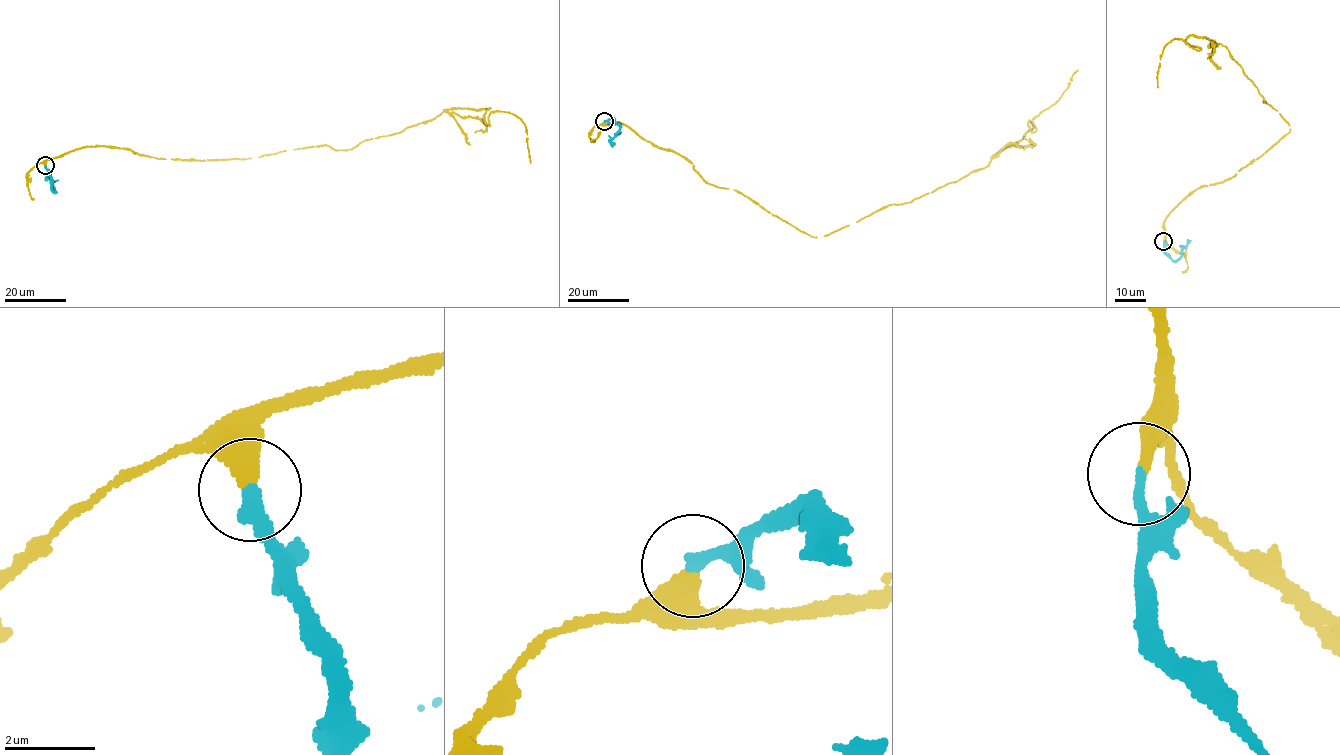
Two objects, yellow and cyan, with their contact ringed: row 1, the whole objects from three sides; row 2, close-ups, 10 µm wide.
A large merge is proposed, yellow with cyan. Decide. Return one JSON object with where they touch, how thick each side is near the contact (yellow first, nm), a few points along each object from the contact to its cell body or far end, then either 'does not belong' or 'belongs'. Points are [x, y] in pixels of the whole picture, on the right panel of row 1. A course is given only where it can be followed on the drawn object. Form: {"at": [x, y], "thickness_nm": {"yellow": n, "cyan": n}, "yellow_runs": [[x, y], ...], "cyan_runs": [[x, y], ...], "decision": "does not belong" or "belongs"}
{"at": [1163, 241], "thickness_nm": {"yellow": 340, "cyan": 280}, "yellow_runs": [[1163, 241], [1182, 199], [1290, 130], [1206, 37], [1186, 40], [1199, 50], [1168, 43], [1157, 87]], "cyan_runs": [[1163, 241], [1165, 253], [1172, 259], [1178, 259], [1182, 248], [1191, 240]], "decision": "belongs"}

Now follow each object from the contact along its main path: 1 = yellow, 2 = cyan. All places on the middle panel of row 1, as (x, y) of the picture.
1: (604, 121), (684, 156), (709, 183), (816, 237), (988, 165), (1030, 121), (1033, 132), (1032, 119), (1078, 70)
2: (604, 121), (612, 118), (620, 127), (610, 141), (612, 147)

